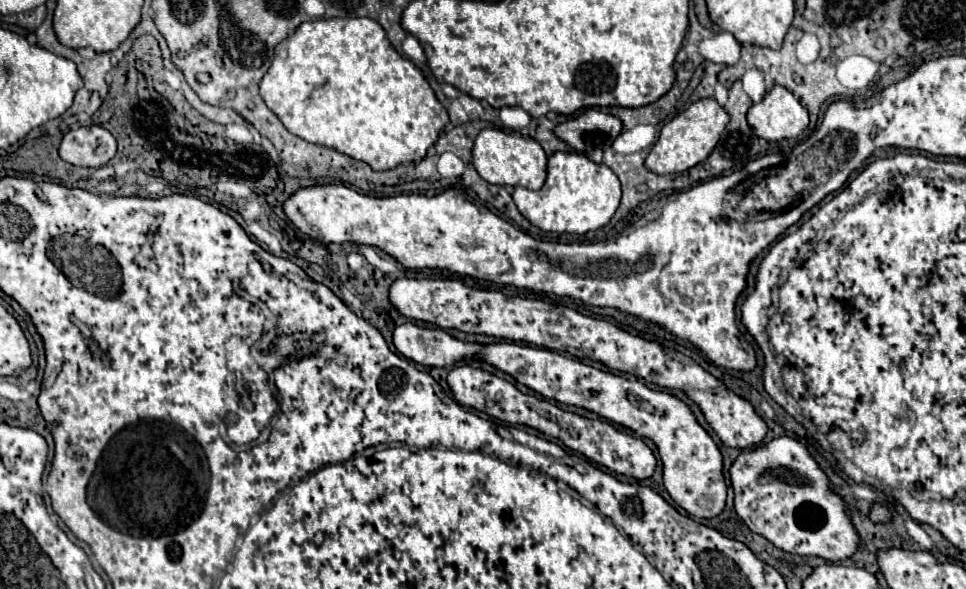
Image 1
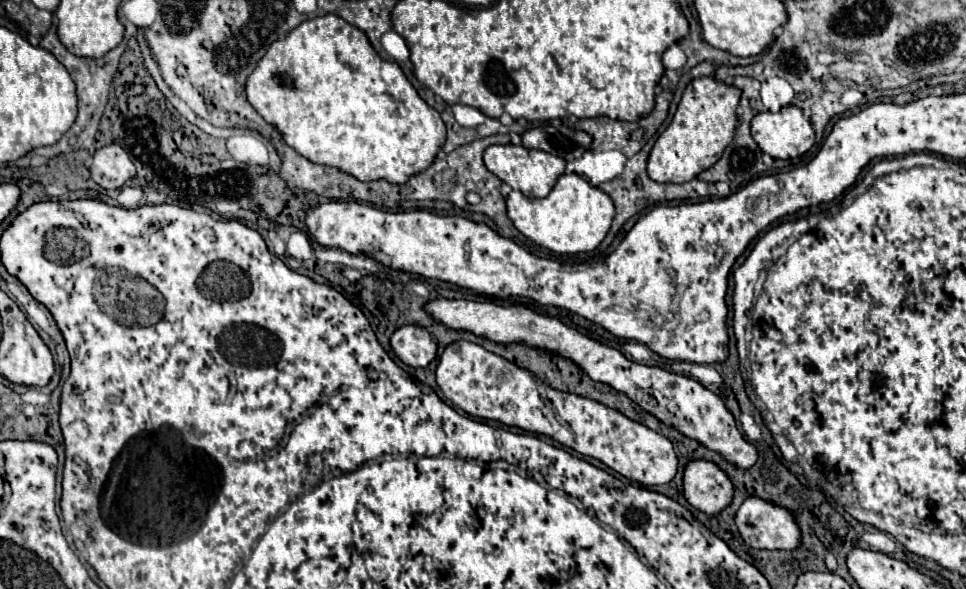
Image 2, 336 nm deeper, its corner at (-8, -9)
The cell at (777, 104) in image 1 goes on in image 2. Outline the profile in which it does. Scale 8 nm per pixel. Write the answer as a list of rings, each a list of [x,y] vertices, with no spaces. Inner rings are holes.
[[[786,106],[778,114],[756,114],[752,118],[752,138],[772,158],[790,160],[812,148],[814,128],[800,108]]]

